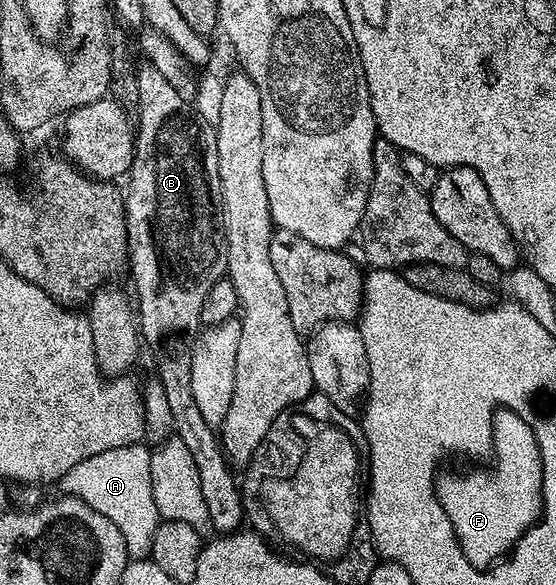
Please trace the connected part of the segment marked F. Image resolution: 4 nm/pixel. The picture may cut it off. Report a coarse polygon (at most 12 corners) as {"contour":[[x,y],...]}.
{"contour":[[500,408],[498,473],[440,485],[475,565],[538,511],[533,429]]}

